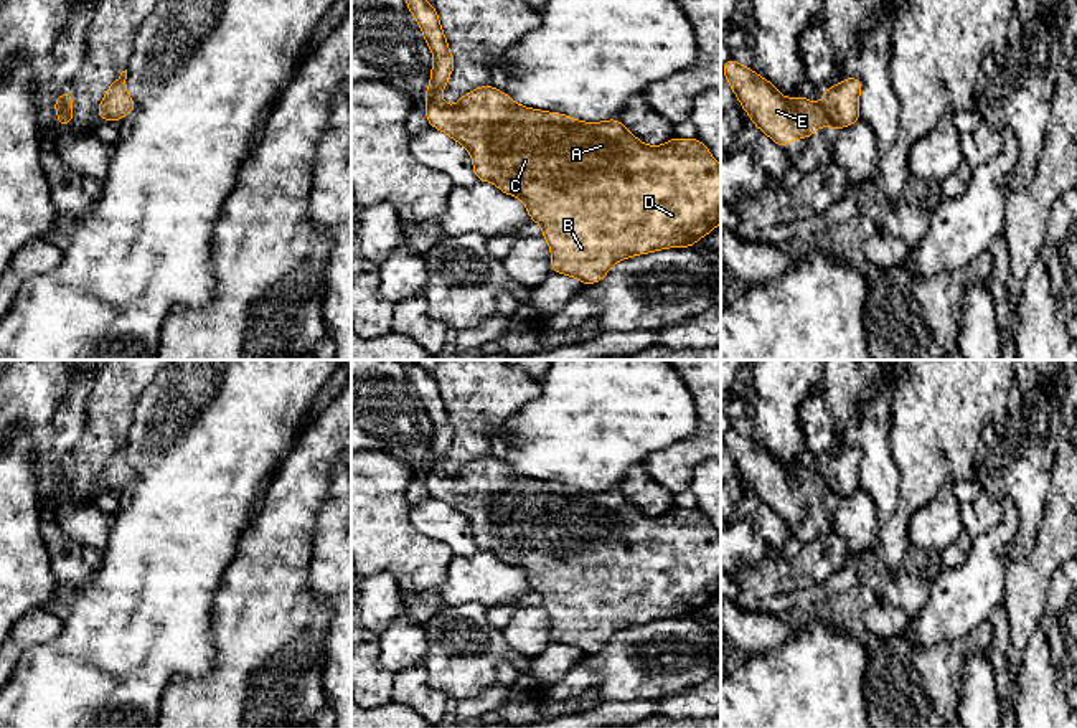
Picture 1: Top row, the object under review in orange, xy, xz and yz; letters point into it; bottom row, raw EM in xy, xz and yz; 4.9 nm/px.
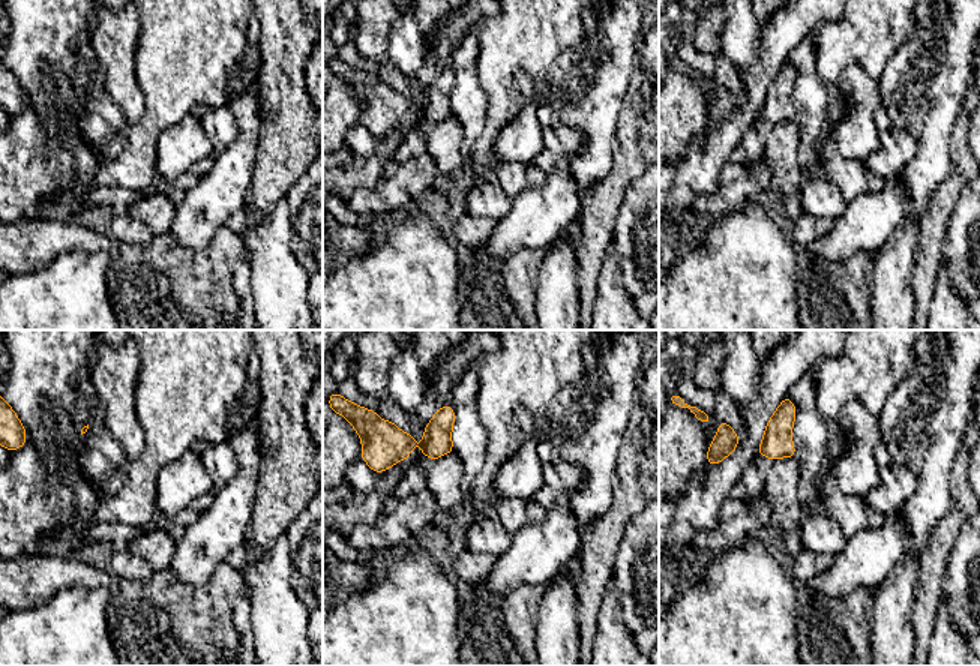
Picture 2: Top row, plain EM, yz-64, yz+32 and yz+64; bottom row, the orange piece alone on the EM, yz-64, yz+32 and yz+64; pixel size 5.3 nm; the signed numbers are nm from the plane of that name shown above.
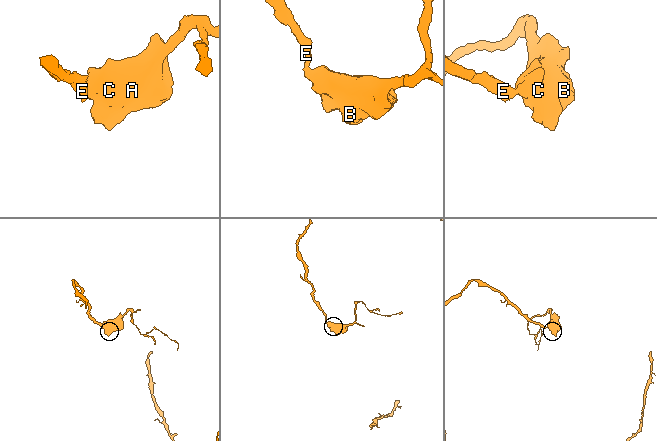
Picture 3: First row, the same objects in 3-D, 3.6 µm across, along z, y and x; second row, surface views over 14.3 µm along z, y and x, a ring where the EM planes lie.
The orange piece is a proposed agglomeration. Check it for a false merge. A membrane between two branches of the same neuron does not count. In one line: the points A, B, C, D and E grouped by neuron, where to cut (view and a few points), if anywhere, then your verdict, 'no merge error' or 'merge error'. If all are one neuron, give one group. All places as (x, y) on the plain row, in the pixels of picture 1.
groups A B C D / E; cut yz (818, 474), (827, 492); merge error

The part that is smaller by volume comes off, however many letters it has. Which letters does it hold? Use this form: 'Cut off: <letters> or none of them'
Cut off: A, B, C, D

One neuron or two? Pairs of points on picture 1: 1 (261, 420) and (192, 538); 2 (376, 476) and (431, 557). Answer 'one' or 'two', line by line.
1: one
2: one

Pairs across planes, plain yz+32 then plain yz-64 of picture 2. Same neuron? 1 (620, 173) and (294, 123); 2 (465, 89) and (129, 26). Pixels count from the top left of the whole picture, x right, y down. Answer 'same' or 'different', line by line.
1: same
2: same

